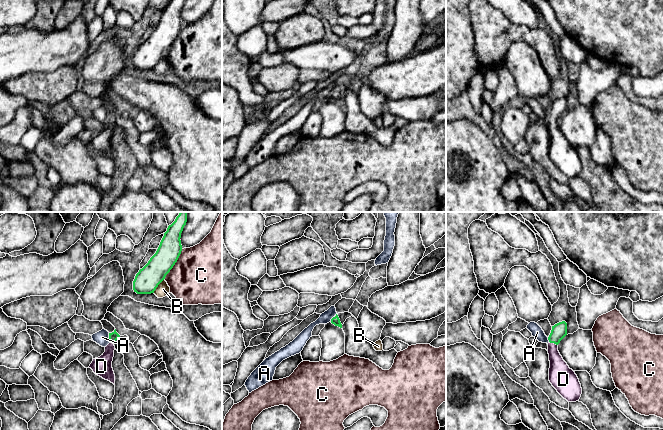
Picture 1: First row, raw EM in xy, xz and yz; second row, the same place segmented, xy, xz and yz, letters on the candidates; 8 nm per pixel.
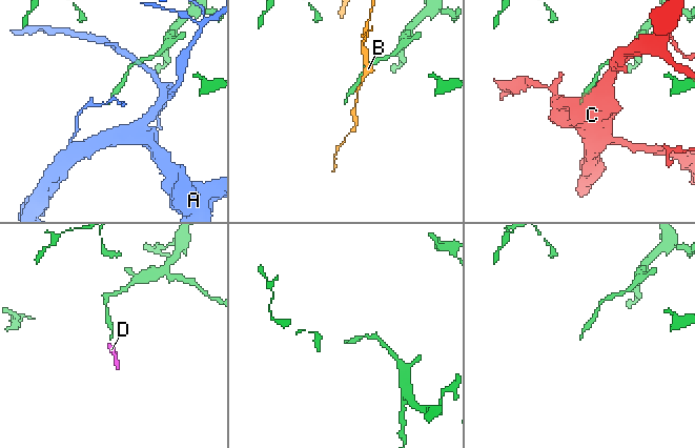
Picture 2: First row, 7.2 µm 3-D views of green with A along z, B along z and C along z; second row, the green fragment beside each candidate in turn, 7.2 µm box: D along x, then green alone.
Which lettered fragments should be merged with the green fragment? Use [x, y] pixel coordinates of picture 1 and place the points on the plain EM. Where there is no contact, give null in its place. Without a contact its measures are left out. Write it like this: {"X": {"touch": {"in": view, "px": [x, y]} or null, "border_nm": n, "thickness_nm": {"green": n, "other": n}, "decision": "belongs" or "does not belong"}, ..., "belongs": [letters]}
{"A": {"touch": {"in": "xy", "px": [109, 114]}, "border_nm": 80, "thickness_nm": {"green": 70, "other": 110}, "decision": "does not belong"}, "B": {"touch": {"in": "xy", "px": [158, 60]}, "border_nm": 150, "thickness_nm": {"green": 200, "other": 100}, "decision": "does not belong"}, "C": {"touch": {"in": "xy", "px": [174, 40]}, "border_nm": 280, "thickness_nm": {"green": 200, "other": 480}, "decision": "does not belong"}, "D": {"touch": {"in": "yz", "px": [553, 118]}, "border_nm": 80, "thickness_nm": {"green": 120, "other": 180}, "decision": "belongs"}, "belongs": ["D"]}

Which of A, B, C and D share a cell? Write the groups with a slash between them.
A / B / C / D

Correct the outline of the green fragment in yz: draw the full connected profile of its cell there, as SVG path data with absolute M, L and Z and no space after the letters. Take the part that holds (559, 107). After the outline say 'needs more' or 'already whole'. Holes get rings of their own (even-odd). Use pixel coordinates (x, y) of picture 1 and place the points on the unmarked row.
M565 97L552 102L548 113L549 157L564 175L568 178L576 178L582 170L581 160L575 148L569 144L558 127L558 120L566 111L567 99Z | needs more

